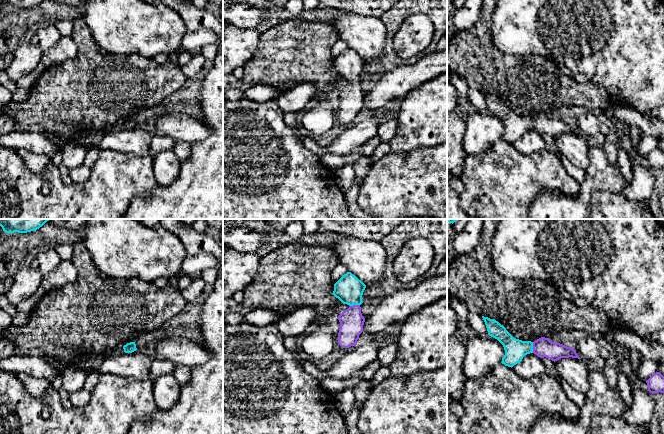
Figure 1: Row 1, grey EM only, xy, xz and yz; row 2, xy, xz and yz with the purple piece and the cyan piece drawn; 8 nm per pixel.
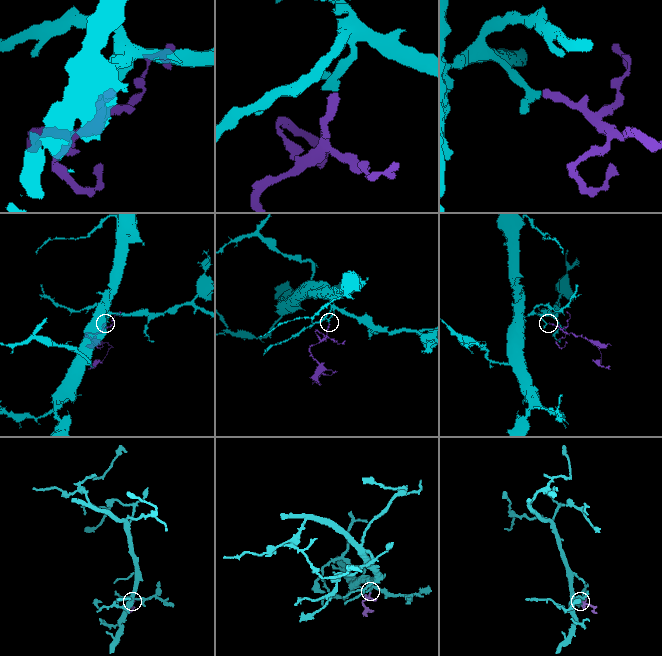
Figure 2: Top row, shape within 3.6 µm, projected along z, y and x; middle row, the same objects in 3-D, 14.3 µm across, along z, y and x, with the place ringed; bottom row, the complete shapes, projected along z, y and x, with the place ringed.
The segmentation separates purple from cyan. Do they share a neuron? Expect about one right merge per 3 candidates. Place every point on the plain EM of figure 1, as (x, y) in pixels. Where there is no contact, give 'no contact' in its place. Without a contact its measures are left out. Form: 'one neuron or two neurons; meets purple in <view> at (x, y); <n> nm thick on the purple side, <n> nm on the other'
one neuron; meets purple in yz at (533, 123); 160 nm thick on the purple side, 170 nm on the other

